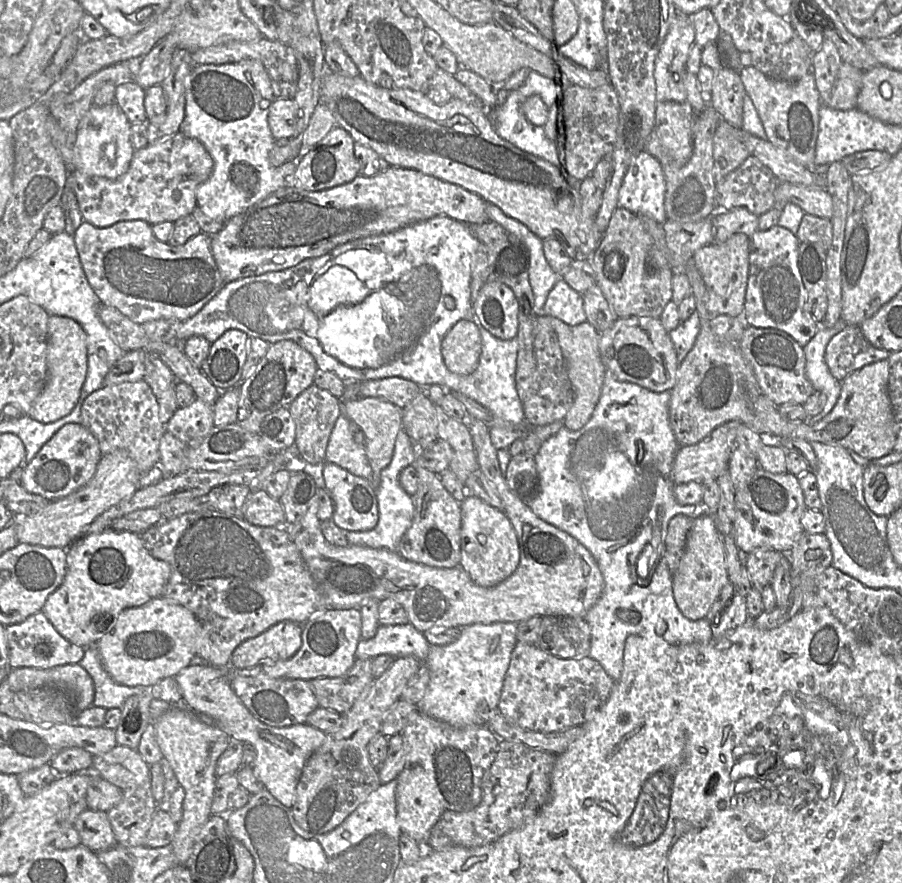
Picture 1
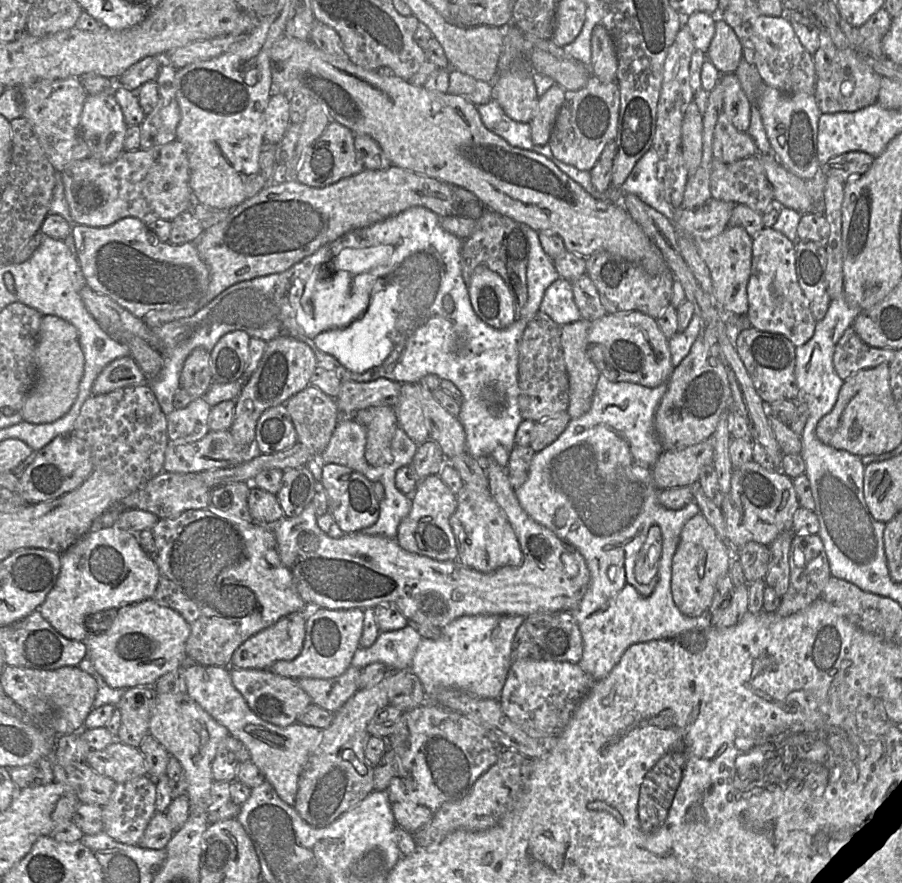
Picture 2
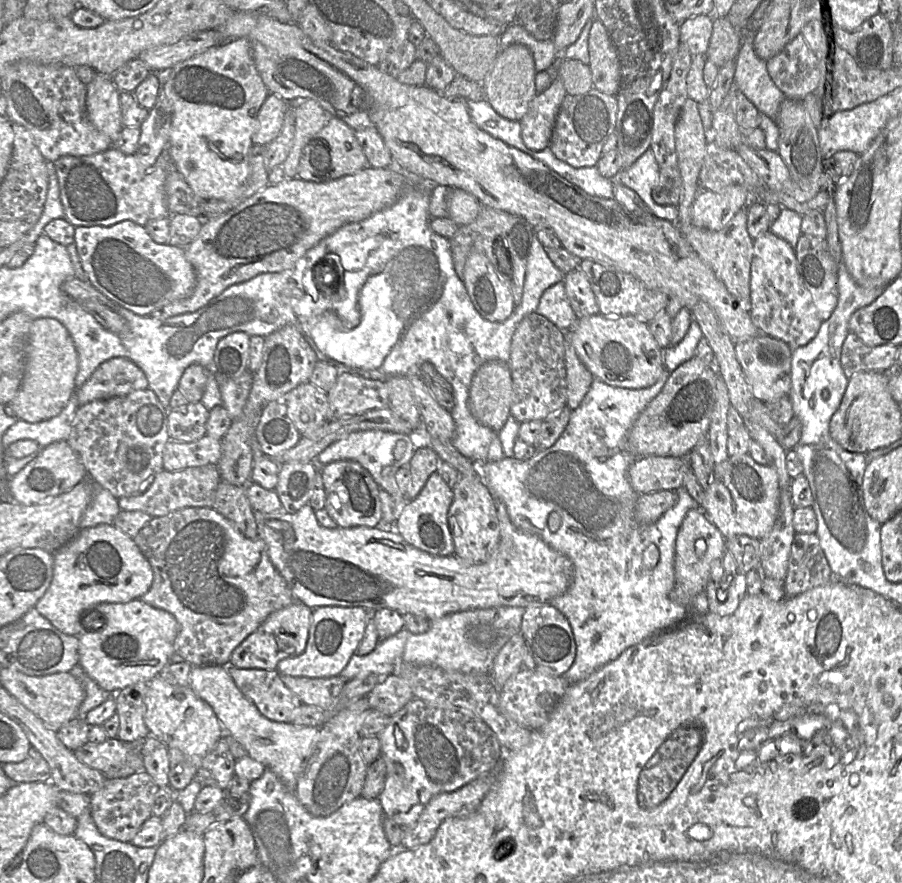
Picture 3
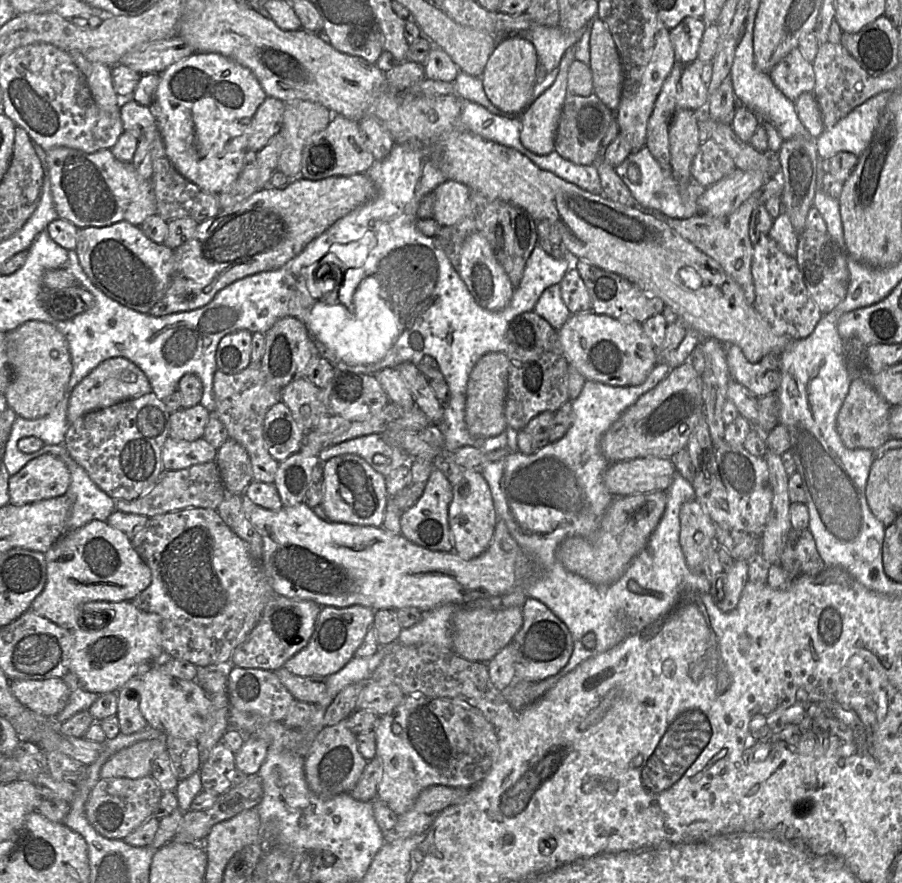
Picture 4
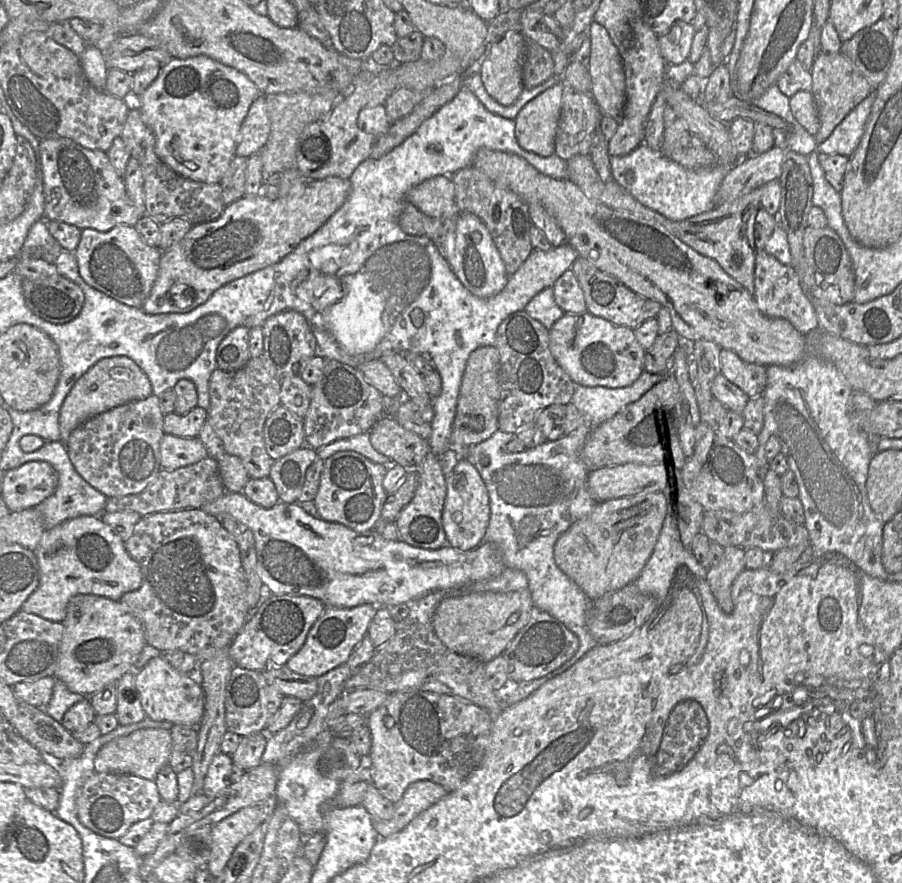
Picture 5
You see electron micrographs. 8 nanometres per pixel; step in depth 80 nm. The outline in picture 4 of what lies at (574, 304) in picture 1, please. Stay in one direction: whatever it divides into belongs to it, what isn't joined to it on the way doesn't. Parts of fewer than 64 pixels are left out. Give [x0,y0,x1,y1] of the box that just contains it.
[533,284,571,331]

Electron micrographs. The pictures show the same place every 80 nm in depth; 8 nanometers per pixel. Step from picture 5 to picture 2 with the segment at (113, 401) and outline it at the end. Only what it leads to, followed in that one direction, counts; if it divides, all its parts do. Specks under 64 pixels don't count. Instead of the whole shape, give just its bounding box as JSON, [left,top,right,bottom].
[92,356,147,395]

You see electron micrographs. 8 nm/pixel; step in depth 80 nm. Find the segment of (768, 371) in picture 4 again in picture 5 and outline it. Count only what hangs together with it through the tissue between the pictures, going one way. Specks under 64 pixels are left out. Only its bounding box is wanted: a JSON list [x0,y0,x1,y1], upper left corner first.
[721,349,766,398]

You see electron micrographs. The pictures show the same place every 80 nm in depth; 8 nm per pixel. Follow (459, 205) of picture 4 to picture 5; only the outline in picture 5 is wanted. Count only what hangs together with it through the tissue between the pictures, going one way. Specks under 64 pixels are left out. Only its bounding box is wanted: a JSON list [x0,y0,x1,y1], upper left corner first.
[407,175,456,218]

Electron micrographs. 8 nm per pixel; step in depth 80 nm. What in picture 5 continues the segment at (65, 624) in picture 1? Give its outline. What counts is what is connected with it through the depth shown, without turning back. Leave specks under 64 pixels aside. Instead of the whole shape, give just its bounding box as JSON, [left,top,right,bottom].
[20,516,142,623]

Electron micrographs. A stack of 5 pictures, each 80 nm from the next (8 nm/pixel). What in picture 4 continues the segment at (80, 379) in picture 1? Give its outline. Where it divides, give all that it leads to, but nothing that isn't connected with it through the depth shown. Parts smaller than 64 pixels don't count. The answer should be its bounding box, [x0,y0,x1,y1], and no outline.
[4,320,72,419]

